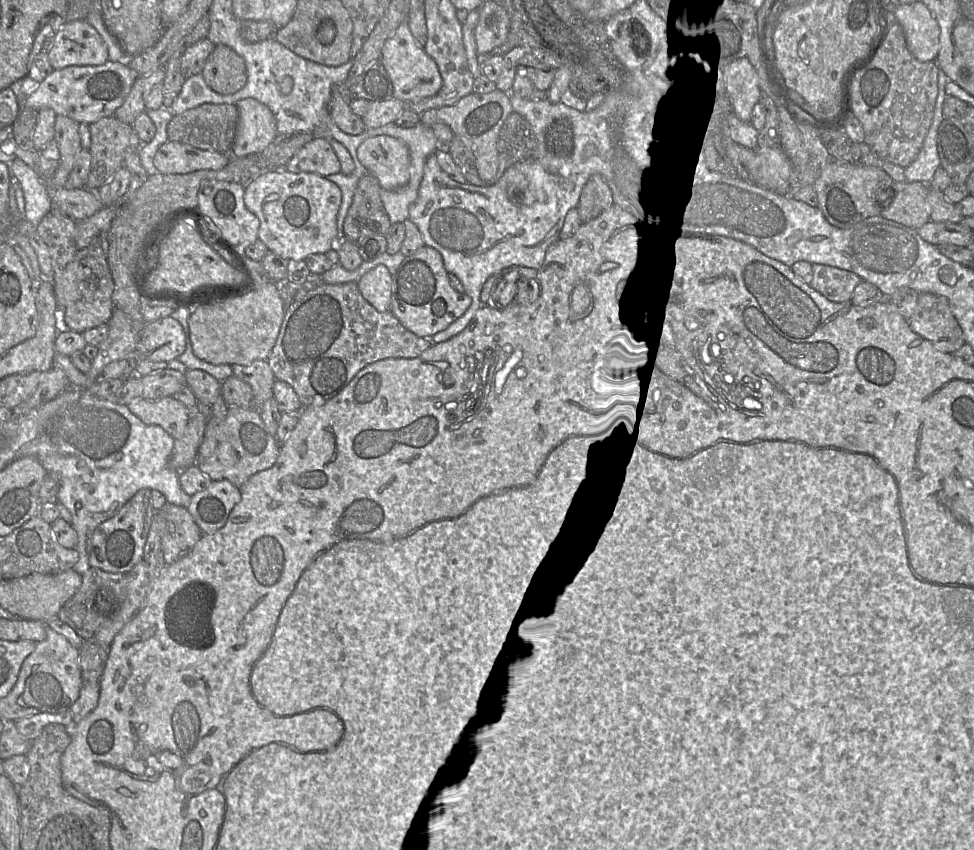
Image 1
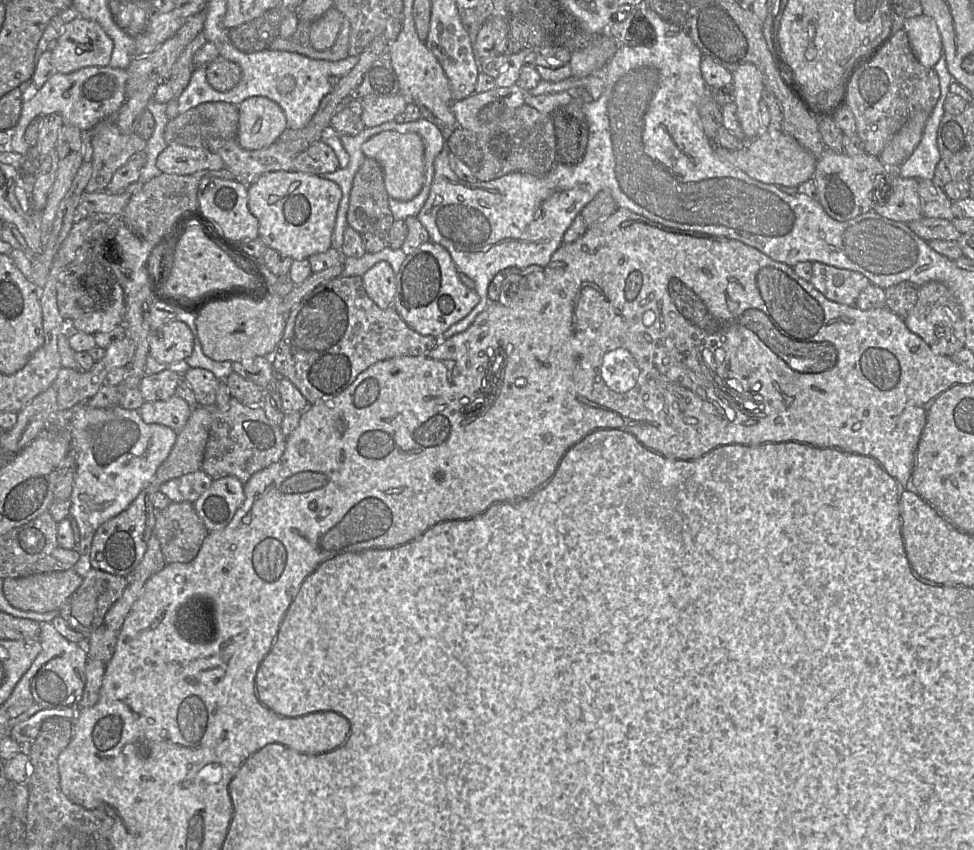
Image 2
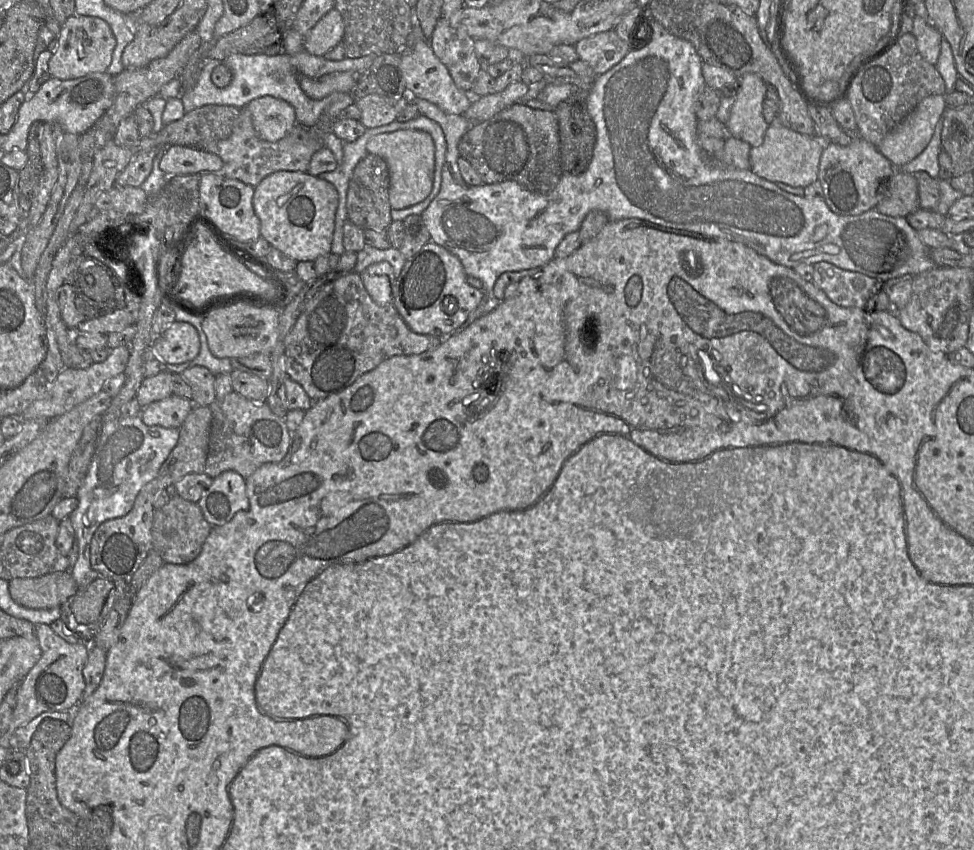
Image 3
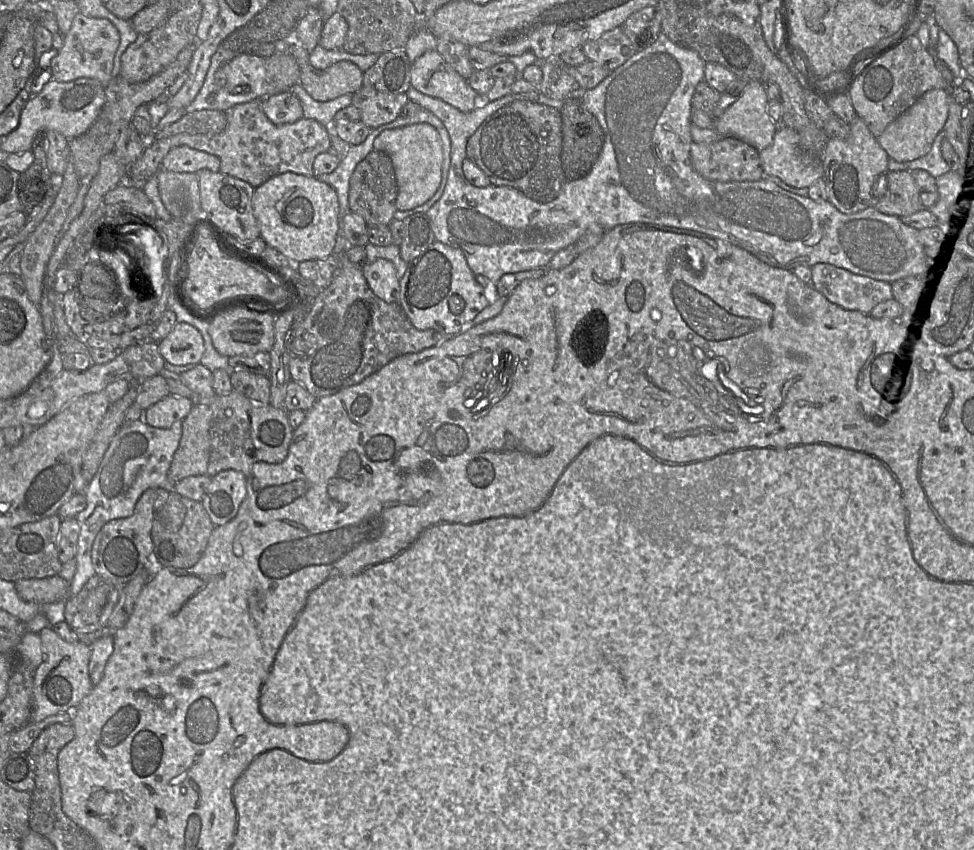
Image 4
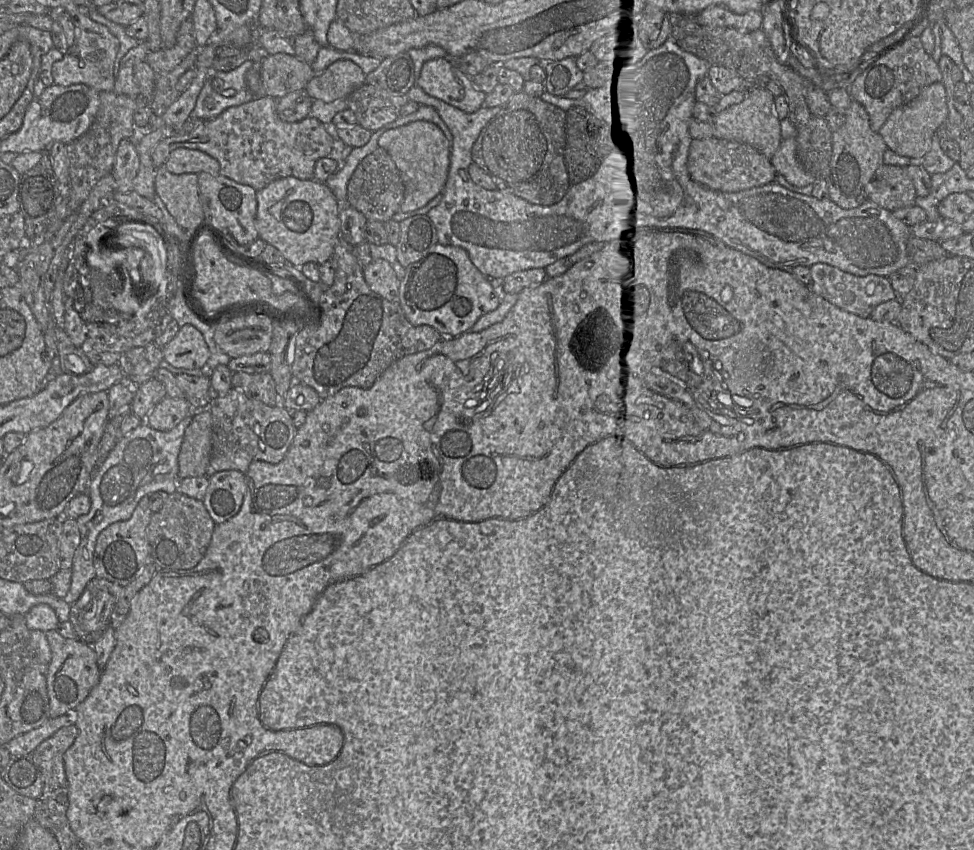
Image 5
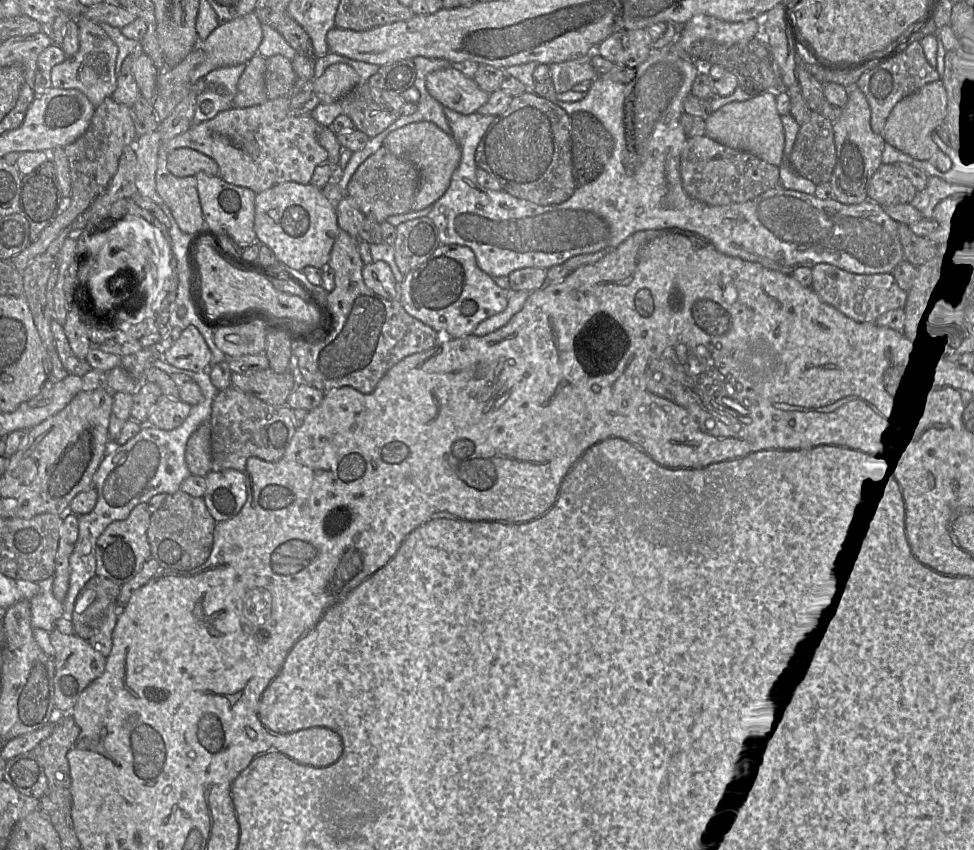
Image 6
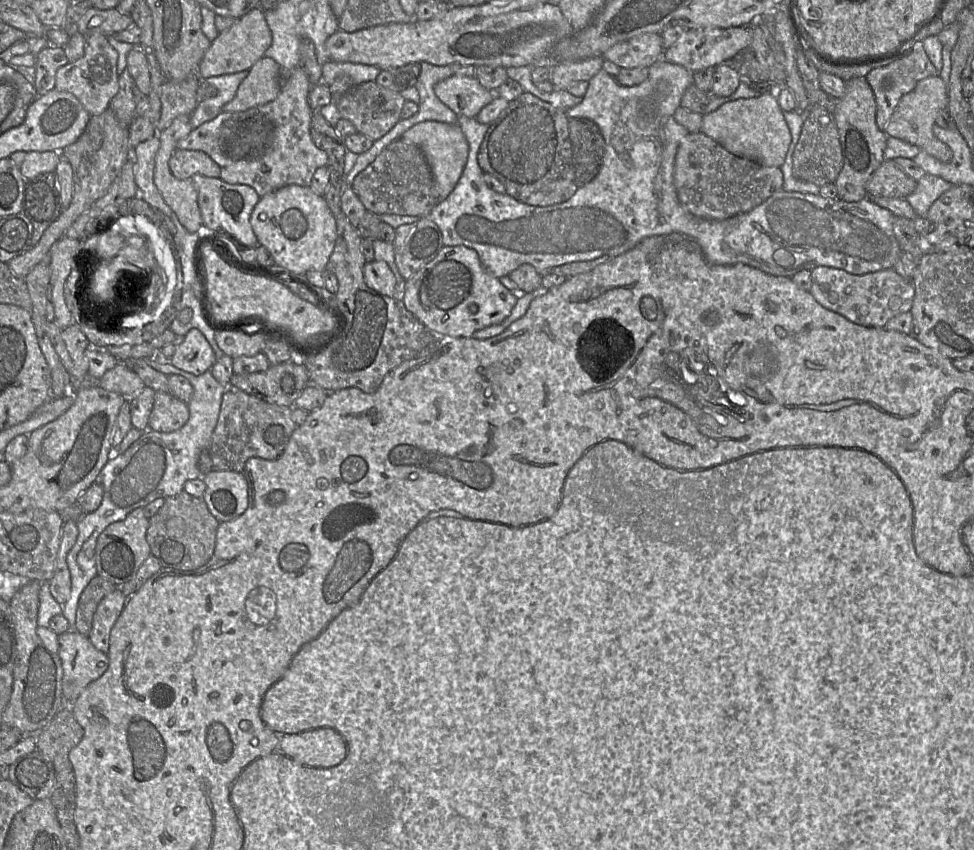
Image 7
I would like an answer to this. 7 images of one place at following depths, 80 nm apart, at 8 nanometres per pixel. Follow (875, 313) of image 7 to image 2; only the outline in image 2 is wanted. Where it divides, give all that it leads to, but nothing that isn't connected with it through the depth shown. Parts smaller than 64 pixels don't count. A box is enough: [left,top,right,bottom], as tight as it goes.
[811,262,870,306]

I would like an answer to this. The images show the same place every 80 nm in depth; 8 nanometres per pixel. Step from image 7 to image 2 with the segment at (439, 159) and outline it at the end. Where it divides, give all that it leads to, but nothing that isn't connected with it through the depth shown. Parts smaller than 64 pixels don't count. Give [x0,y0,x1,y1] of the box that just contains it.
[362,131,425,201]

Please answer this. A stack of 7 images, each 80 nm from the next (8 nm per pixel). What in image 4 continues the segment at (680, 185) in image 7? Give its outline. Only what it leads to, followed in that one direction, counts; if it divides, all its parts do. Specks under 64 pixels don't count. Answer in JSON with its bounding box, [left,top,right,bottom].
[690,137,766,182]

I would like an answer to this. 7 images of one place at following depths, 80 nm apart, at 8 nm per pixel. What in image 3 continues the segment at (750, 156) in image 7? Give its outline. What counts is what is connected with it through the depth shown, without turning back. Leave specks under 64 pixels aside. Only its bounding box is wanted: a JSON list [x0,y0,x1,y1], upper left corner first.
[725,73,769,147]

